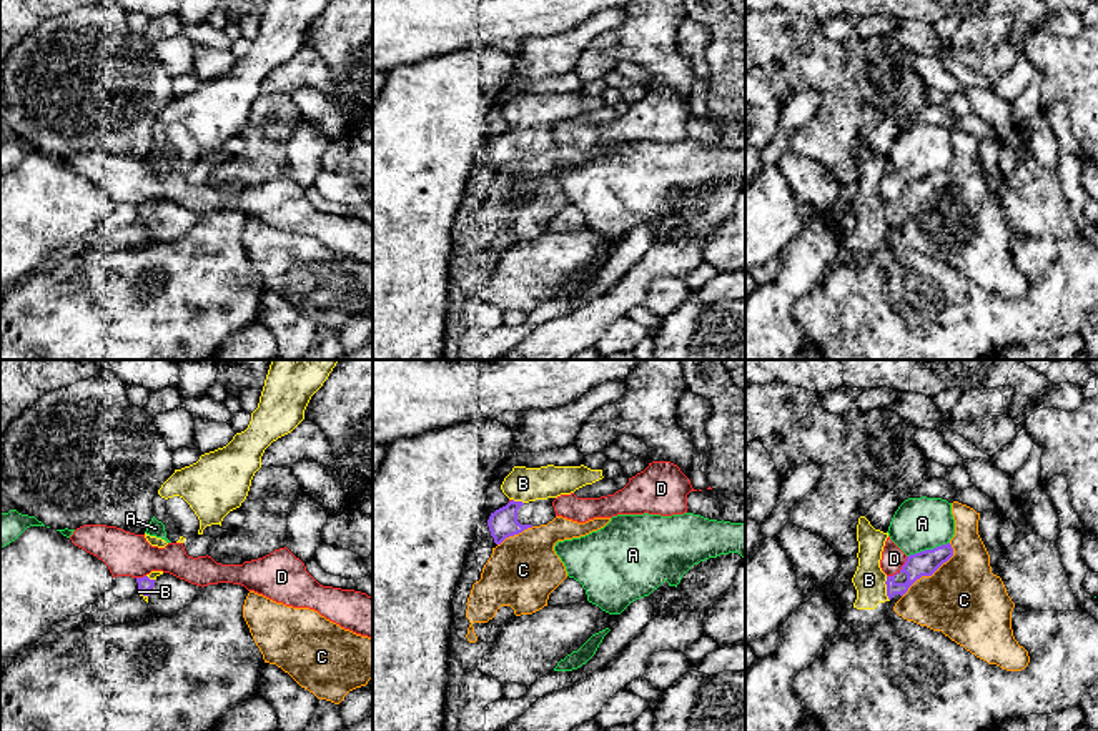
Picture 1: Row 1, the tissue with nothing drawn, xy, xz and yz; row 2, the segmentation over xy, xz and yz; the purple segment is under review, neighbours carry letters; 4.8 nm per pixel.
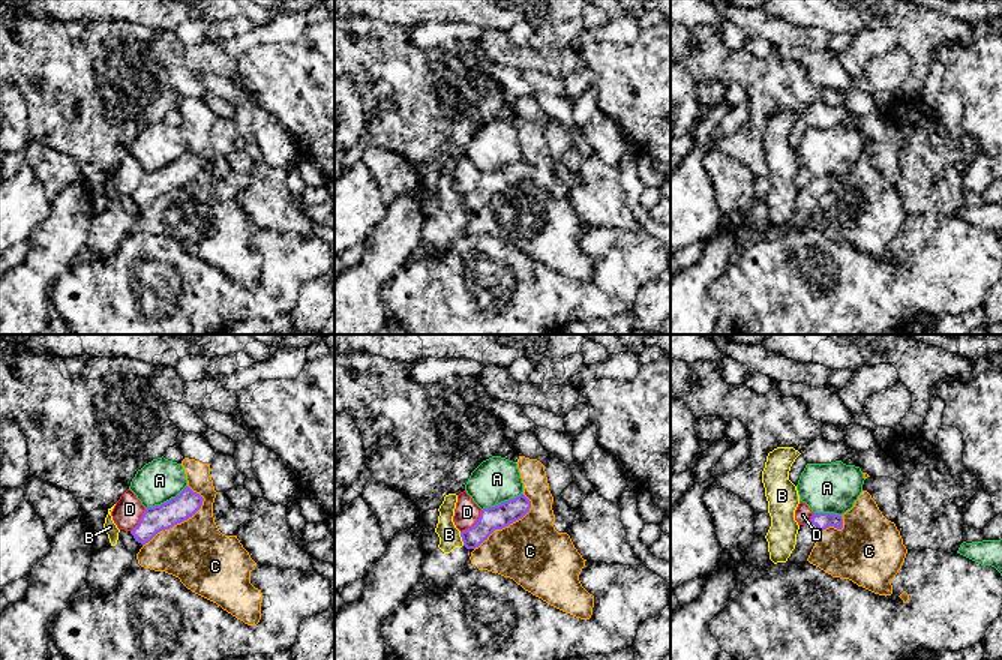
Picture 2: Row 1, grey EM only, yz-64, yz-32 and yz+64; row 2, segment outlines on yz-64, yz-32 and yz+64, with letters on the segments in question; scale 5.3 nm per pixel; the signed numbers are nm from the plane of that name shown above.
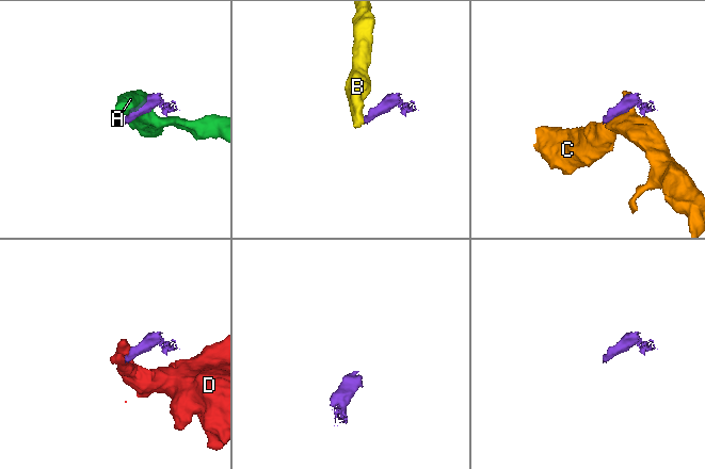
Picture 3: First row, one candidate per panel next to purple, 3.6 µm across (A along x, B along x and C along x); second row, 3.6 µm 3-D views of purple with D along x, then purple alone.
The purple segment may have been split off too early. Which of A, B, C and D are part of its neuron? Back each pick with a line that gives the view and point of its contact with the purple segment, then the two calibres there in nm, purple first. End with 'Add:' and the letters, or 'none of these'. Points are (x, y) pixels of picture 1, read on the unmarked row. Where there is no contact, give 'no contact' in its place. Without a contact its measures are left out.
Add: none of these

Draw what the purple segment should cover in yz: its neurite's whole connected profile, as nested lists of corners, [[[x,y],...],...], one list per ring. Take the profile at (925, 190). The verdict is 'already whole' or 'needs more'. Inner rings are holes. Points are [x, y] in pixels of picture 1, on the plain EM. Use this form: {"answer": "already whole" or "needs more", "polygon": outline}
{"answer": "needs more", "polygon": [[[950,170],[907,183],[900,200],[887,203],[888,226],[898,228],[917,206],[932,203],[952,183],[953,175]]]}

